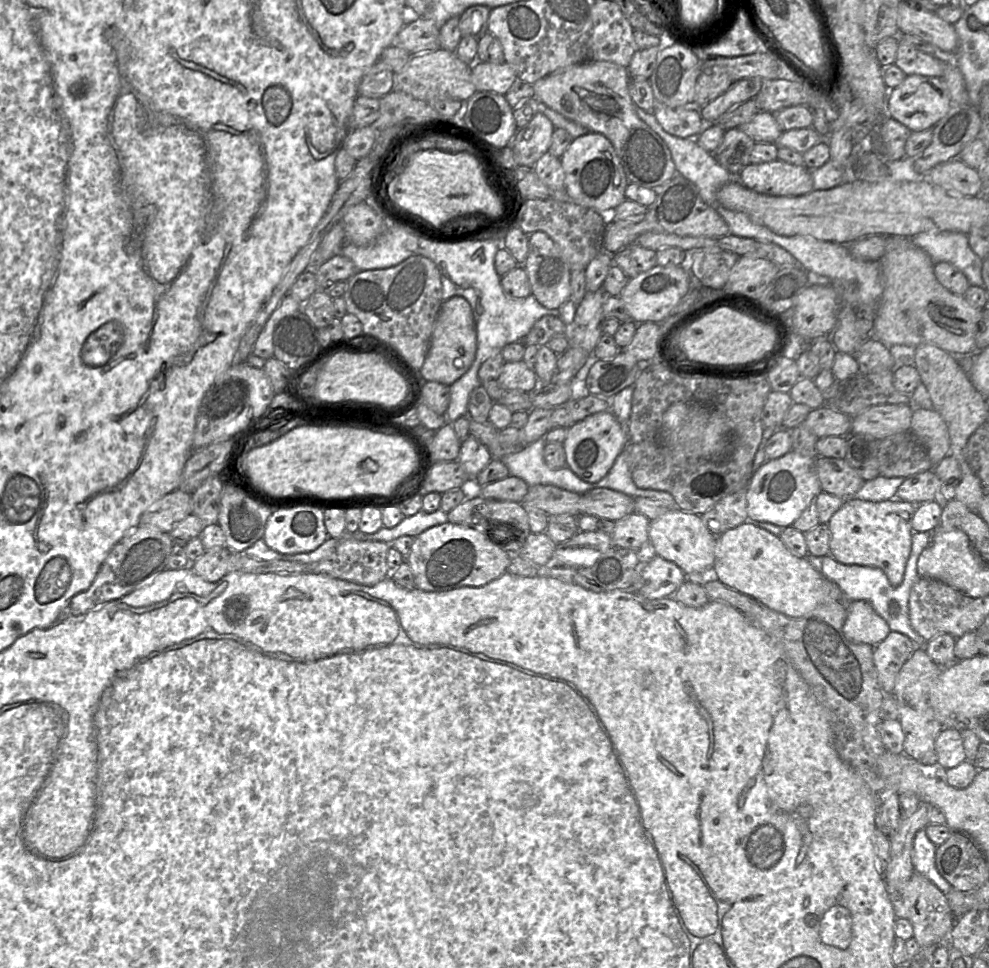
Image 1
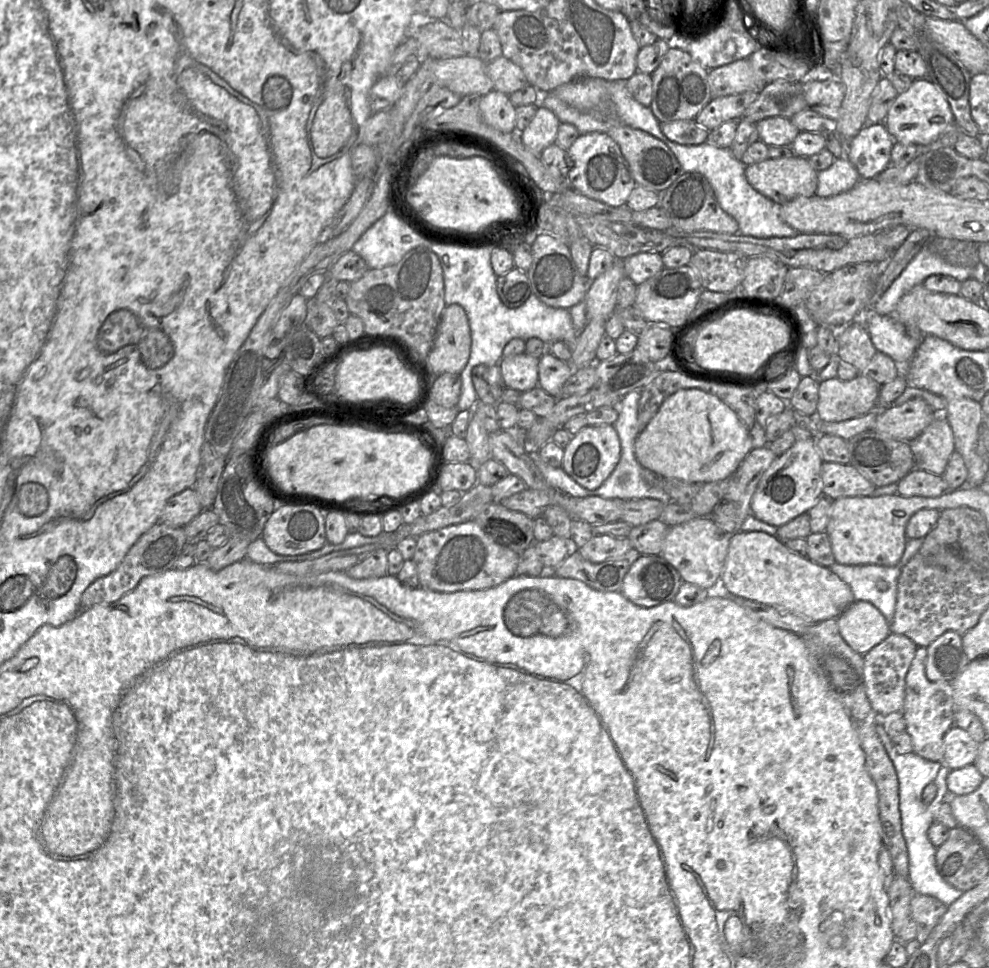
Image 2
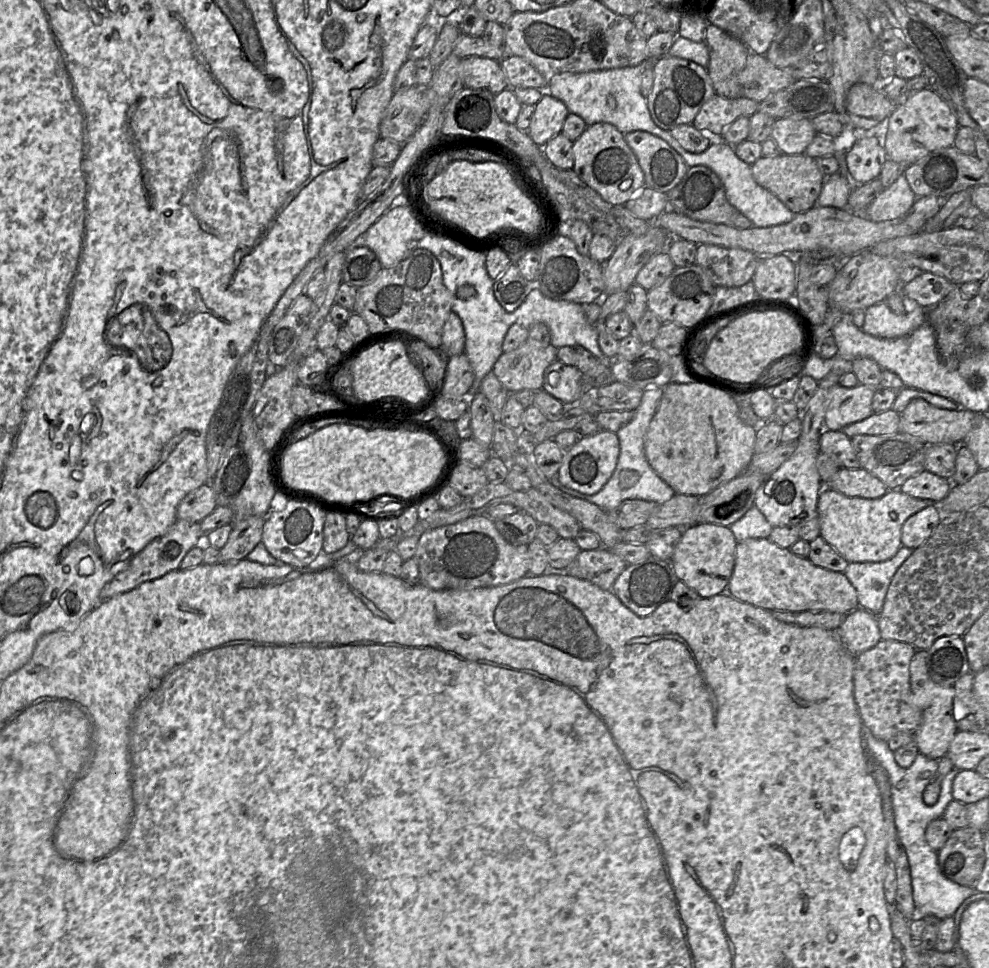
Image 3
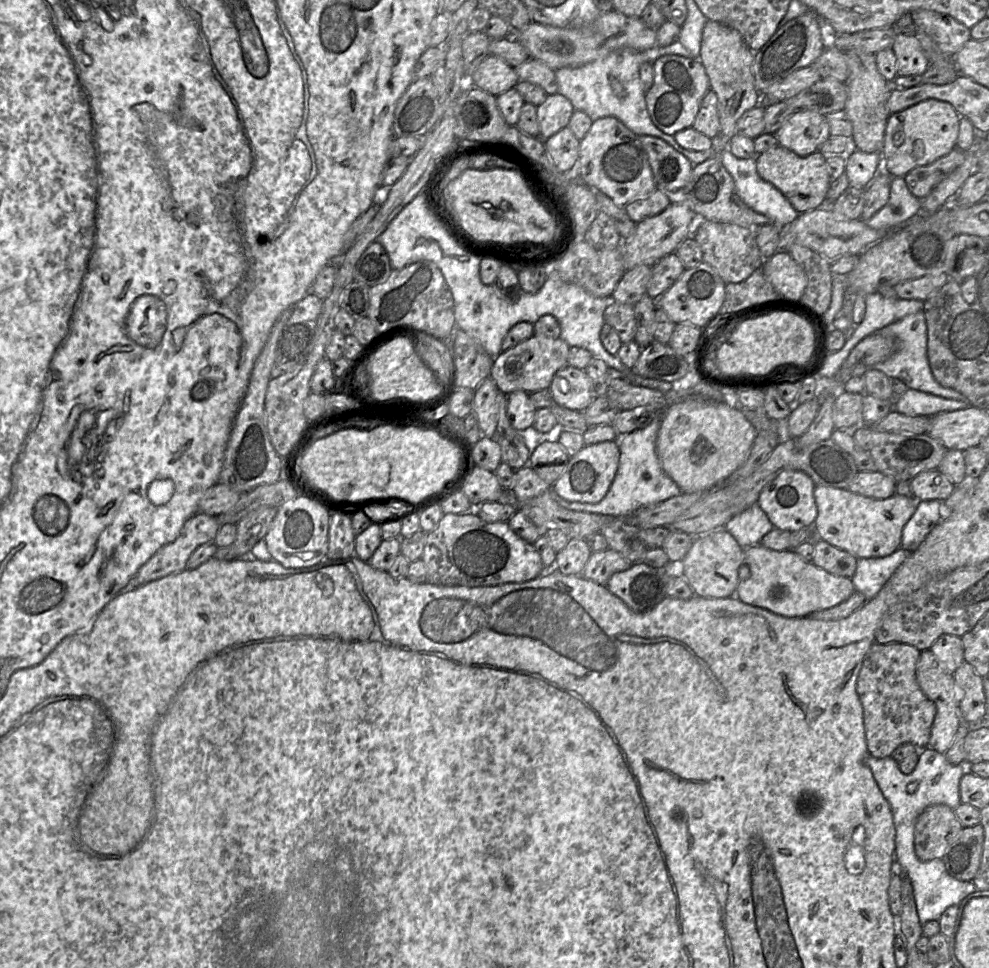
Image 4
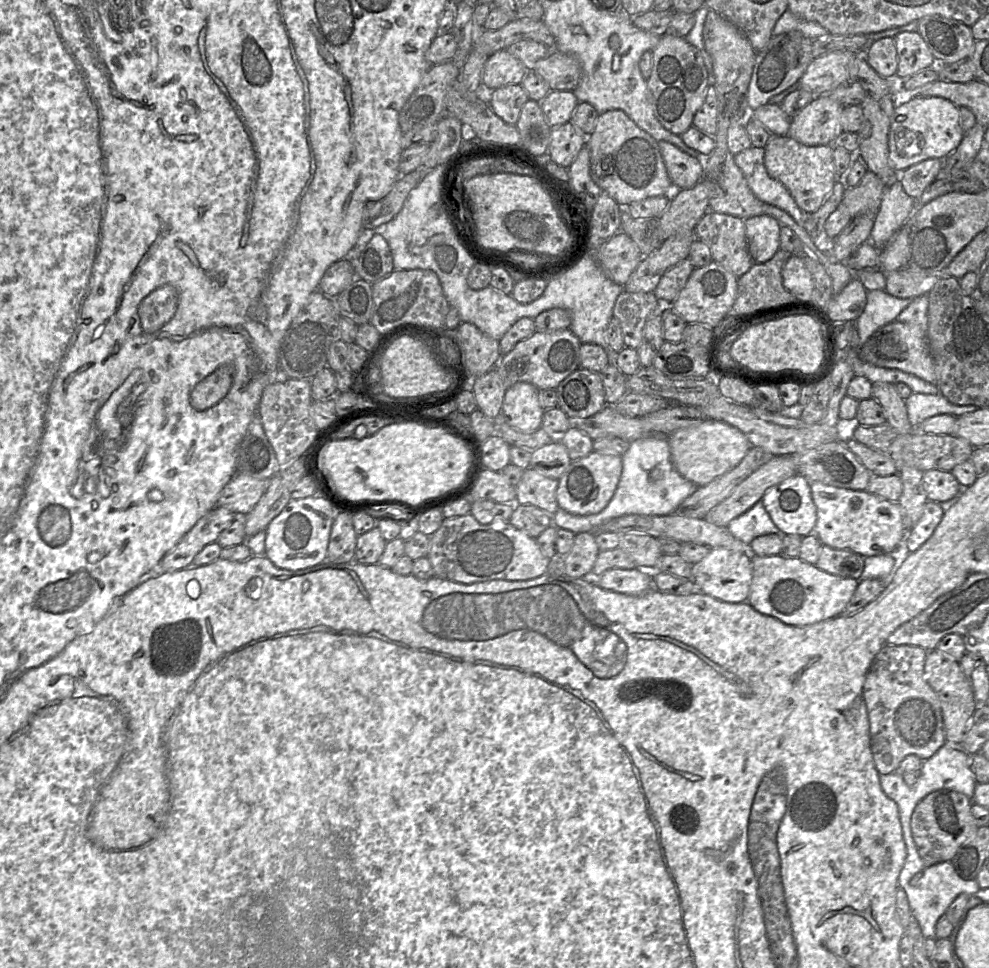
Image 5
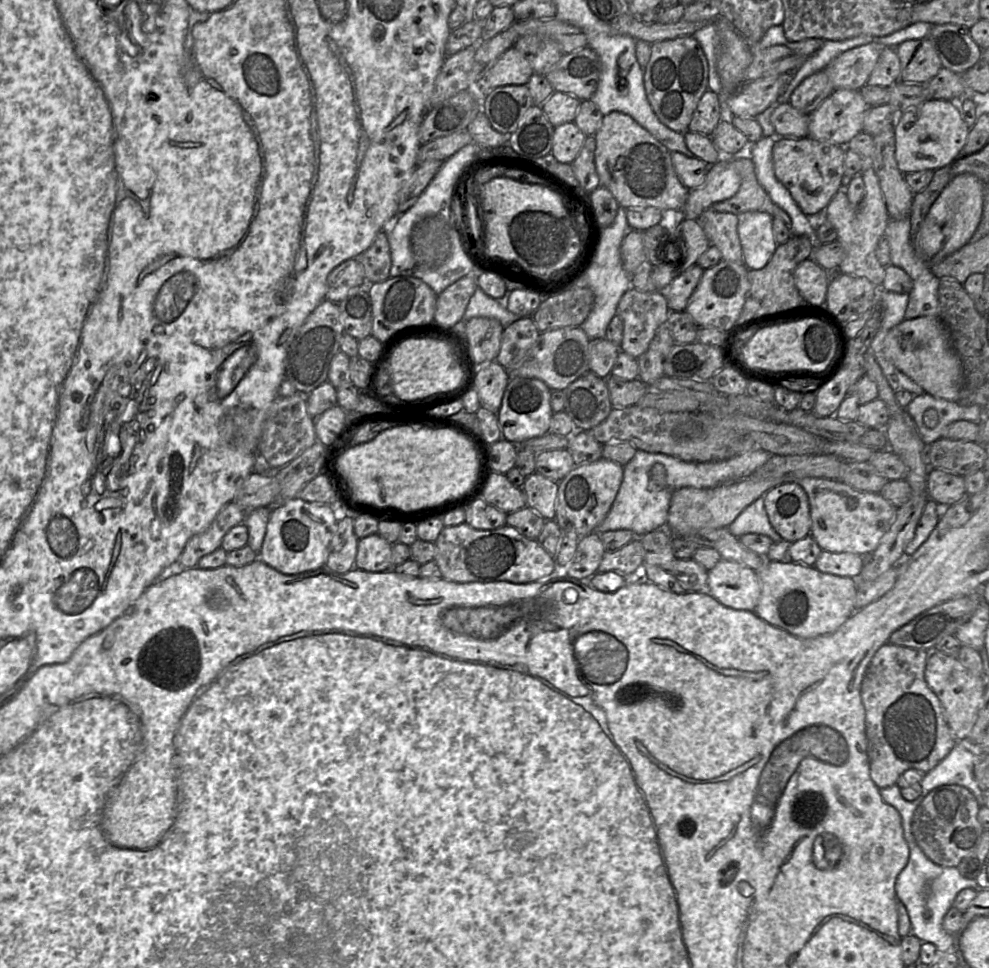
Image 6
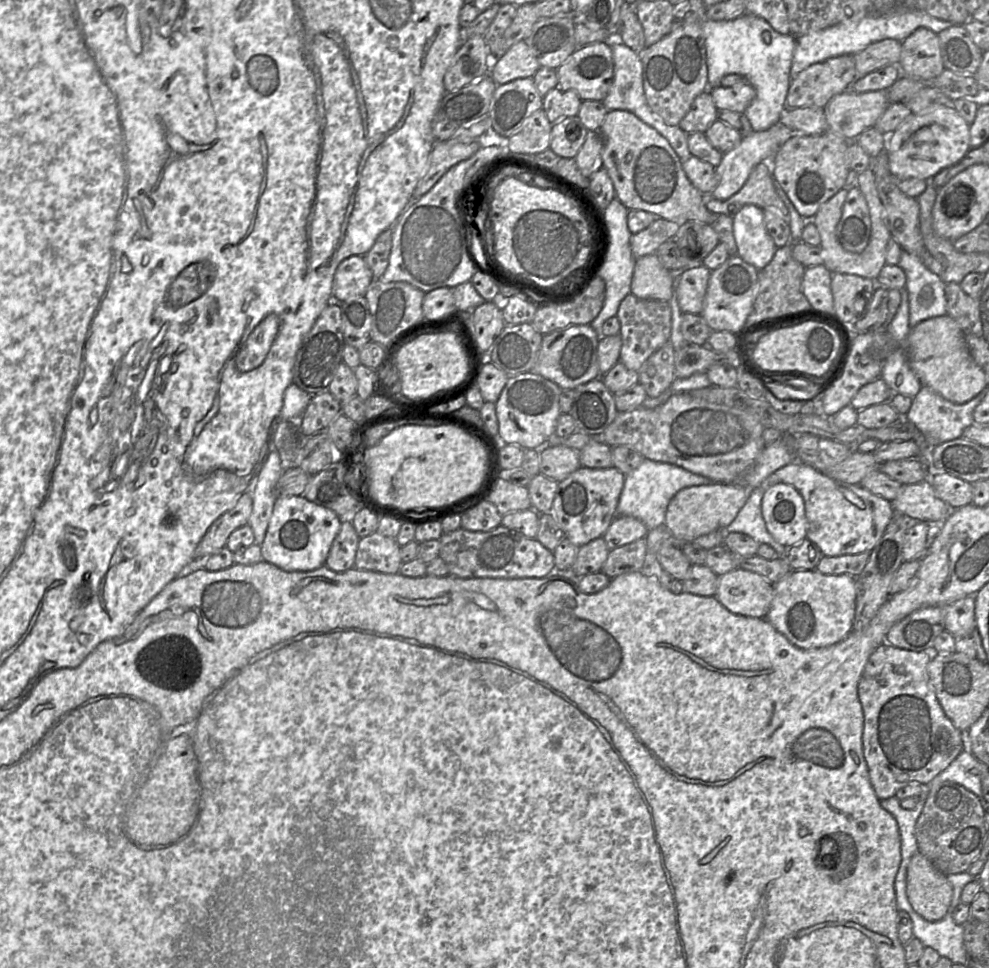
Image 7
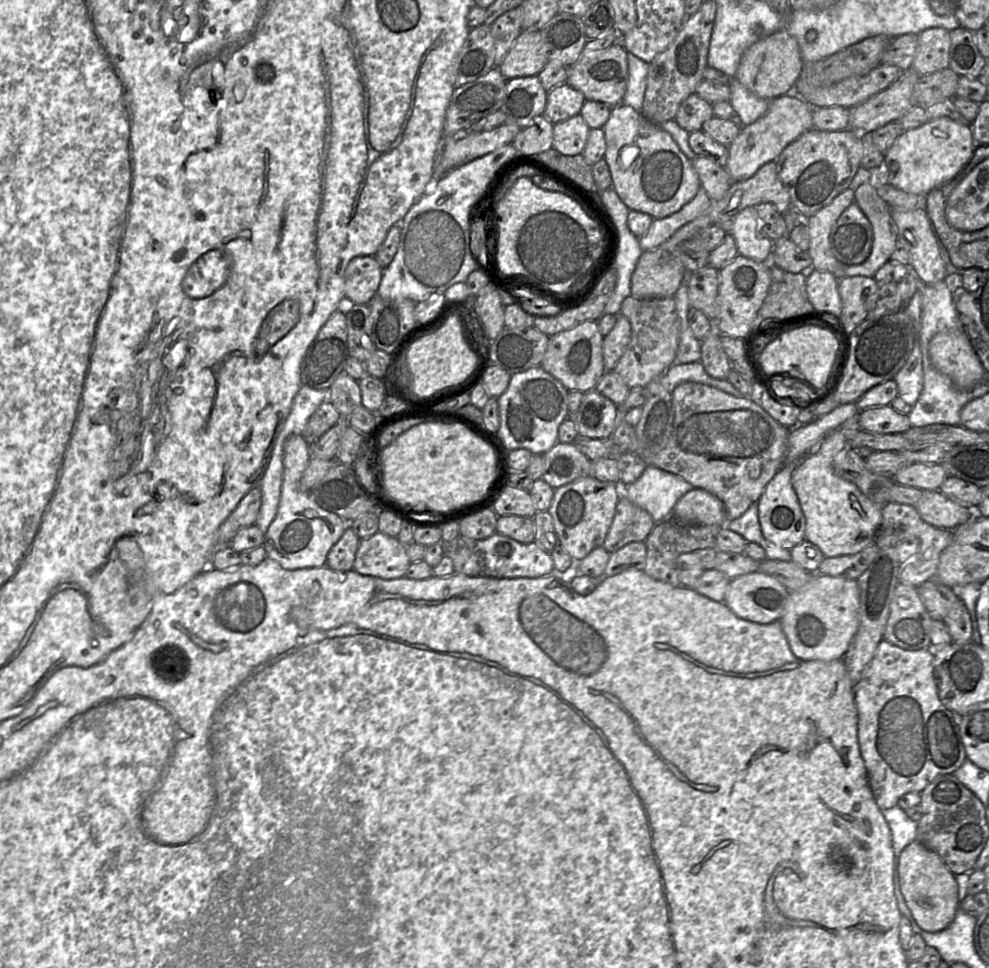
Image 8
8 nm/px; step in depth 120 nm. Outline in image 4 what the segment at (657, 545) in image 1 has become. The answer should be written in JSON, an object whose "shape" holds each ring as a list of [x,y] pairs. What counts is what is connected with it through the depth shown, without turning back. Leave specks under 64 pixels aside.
{"shape":[[[724,527],[694,537],[693,544],[679,563],[677,571],[685,578],[694,595],[704,598],[728,598],[735,596],[739,583],[739,570],[744,564],[744,548]]]}

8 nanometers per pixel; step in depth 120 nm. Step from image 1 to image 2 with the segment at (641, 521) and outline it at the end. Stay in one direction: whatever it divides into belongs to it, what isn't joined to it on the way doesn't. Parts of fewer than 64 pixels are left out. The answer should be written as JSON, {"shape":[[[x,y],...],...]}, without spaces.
{"shape":[[[660,520],[632,527],[628,540],[635,554],[661,555],[662,543],[669,526]]]}

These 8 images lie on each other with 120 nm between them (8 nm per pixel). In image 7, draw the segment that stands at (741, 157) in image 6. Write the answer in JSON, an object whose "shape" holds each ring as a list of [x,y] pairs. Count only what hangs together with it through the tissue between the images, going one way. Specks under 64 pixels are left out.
{"shape":[[[761,162],[751,171],[743,187],[726,200],[708,196],[705,205],[714,214],[734,216],[745,205],[776,210],[788,221],[788,209],[777,193],[770,162]]]}

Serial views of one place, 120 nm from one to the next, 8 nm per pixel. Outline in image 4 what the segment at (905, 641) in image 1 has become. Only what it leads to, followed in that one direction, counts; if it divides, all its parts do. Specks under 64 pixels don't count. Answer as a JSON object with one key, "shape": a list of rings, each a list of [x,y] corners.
{"shape":[[[874,642],[864,656],[856,690],[863,707],[865,737],[869,755],[885,758],[904,743],[926,748],[936,715],[936,706],[920,689],[916,665],[921,651],[906,644]]]}

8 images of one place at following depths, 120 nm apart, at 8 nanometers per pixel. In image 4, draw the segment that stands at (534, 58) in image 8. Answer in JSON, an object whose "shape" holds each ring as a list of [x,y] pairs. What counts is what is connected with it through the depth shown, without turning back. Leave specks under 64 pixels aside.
{"shape":[[[488,55],[468,80],[468,84],[494,96],[515,87],[518,82],[515,68],[494,55]]]}

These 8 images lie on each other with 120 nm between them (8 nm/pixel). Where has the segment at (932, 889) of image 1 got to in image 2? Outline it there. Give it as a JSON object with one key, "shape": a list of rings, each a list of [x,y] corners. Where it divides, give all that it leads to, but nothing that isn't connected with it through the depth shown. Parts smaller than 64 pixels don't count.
{"shape":[[[914,893],[910,901],[910,917],[917,925],[916,939],[923,944],[939,923],[948,906],[933,896]]]}

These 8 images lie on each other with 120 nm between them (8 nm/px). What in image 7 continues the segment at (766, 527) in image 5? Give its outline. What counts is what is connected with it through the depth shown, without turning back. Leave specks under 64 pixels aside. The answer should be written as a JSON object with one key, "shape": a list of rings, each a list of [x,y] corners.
{"shape":[[[764,487],[753,489],[736,518],[725,528],[725,533],[738,532],[746,534],[759,544],[769,545],[779,557],[784,557],[788,548],[777,543],[767,531],[762,516],[763,496]]]}

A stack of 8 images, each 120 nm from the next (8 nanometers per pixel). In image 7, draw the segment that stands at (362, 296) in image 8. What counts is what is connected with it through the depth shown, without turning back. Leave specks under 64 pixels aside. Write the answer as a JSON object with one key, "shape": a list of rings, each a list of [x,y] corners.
{"shape":[[[350,256],[344,259],[335,271],[332,295],[341,302],[350,297],[364,296],[373,280],[374,277],[364,257]]]}

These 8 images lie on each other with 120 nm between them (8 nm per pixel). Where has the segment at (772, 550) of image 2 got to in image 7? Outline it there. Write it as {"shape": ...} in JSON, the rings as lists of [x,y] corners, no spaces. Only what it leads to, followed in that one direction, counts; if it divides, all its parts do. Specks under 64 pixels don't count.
{"shape":[[[791,570],[773,584],[774,597],[766,620],[793,645],[803,650],[827,647],[852,631],[856,611],[856,577],[825,575],[814,570]]]}

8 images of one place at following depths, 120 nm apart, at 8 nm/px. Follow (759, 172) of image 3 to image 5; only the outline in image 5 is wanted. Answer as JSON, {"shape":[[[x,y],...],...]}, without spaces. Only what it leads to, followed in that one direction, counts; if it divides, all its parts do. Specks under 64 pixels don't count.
{"shape":[[[787,135],[772,136],[764,147],[764,165],[768,174],[787,188],[806,214],[812,214],[820,208],[838,181],[831,146],[806,146]]]}

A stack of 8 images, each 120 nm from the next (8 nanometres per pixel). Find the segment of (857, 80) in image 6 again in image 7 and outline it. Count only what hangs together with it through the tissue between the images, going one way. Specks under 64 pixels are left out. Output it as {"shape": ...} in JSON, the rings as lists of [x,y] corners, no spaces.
{"shape":[[[884,39],[854,55],[857,79],[887,65],[899,65],[902,42]]]}

